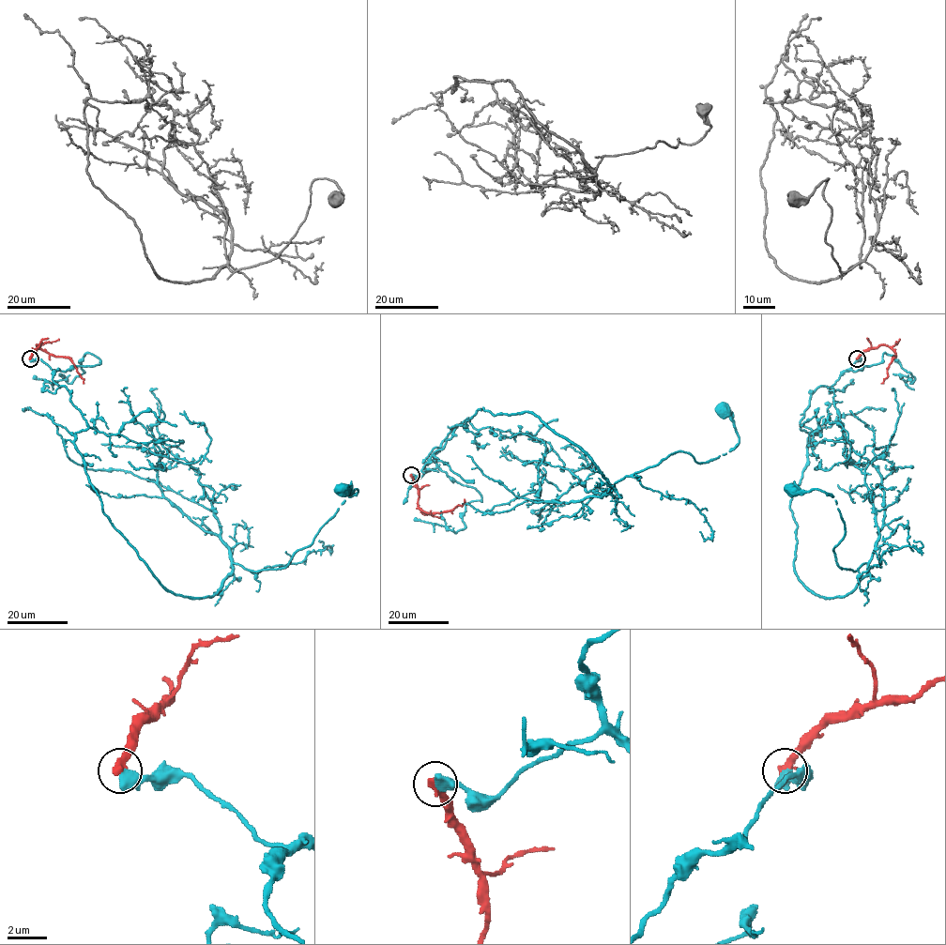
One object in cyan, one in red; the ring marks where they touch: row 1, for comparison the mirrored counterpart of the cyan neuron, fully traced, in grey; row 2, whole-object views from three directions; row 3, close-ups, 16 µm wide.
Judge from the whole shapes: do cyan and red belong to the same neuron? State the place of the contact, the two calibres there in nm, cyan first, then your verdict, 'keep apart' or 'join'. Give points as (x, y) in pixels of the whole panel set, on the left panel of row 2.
at (30, 358); 550 nm thick on the cyan side, 440 nm on the other; keep apart

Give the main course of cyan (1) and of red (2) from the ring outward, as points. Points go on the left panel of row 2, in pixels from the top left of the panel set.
1: (30, 358), (174, 594), (283, 568), (342, 492)
2: (30, 358), (37, 344), (43, 351), (68, 358), (83, 383)

